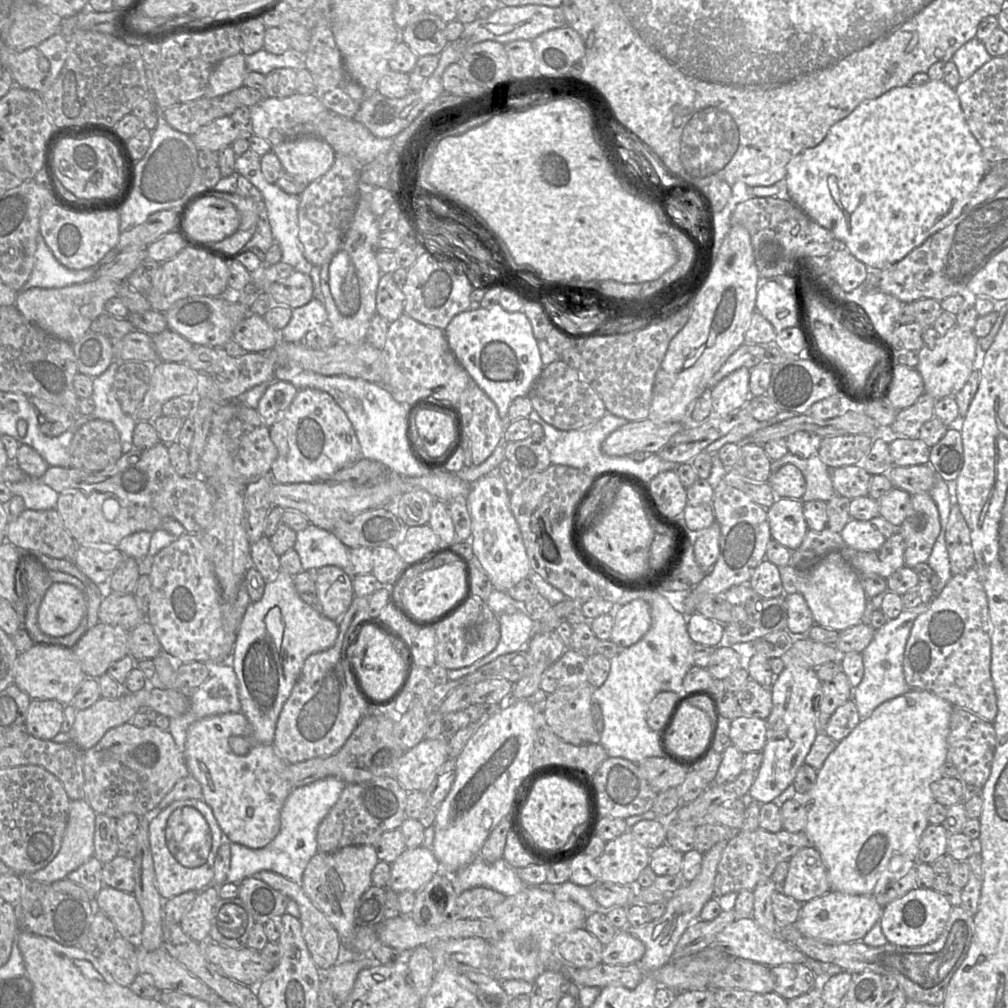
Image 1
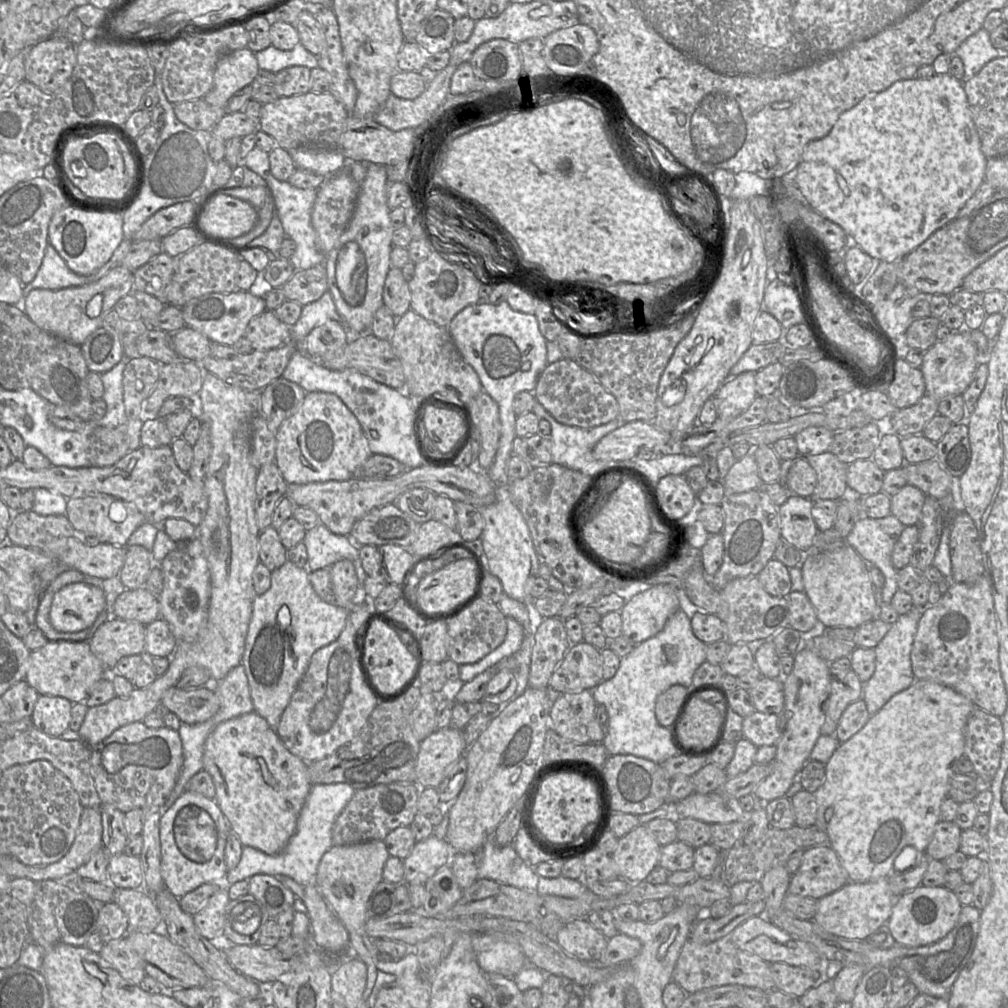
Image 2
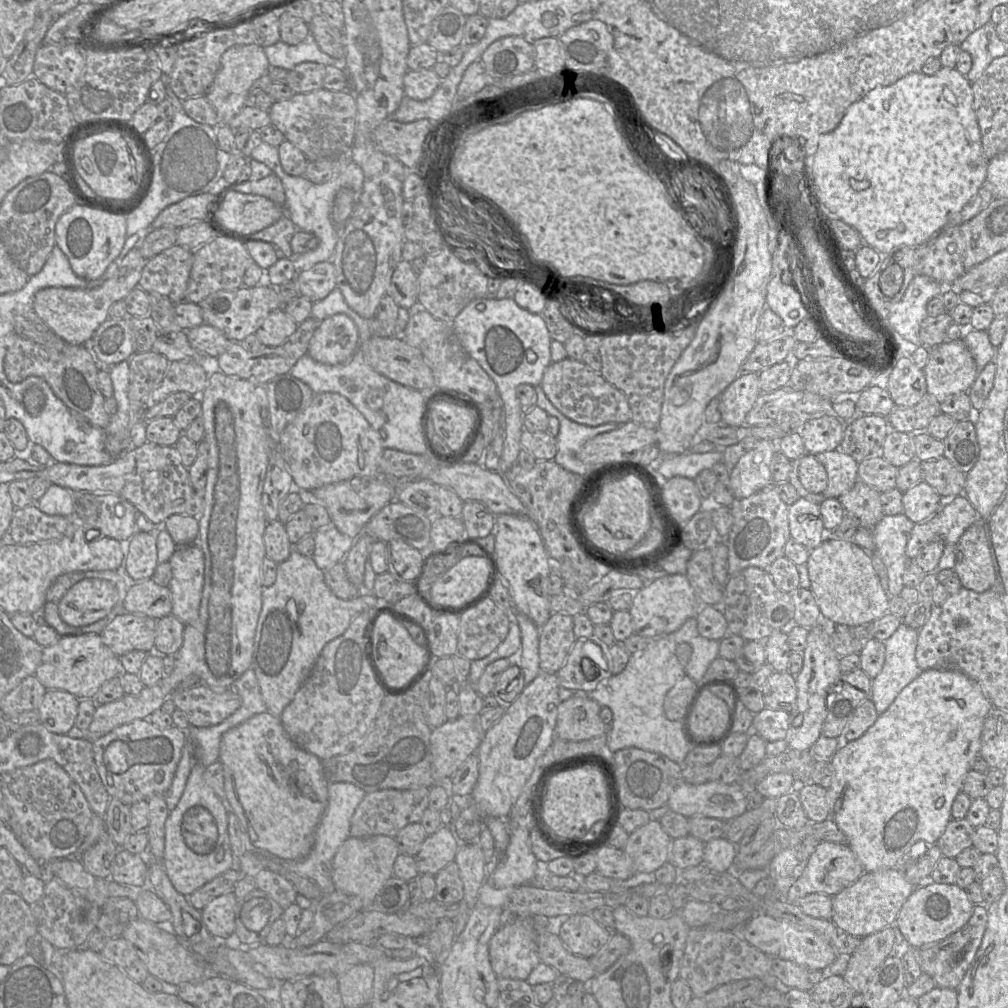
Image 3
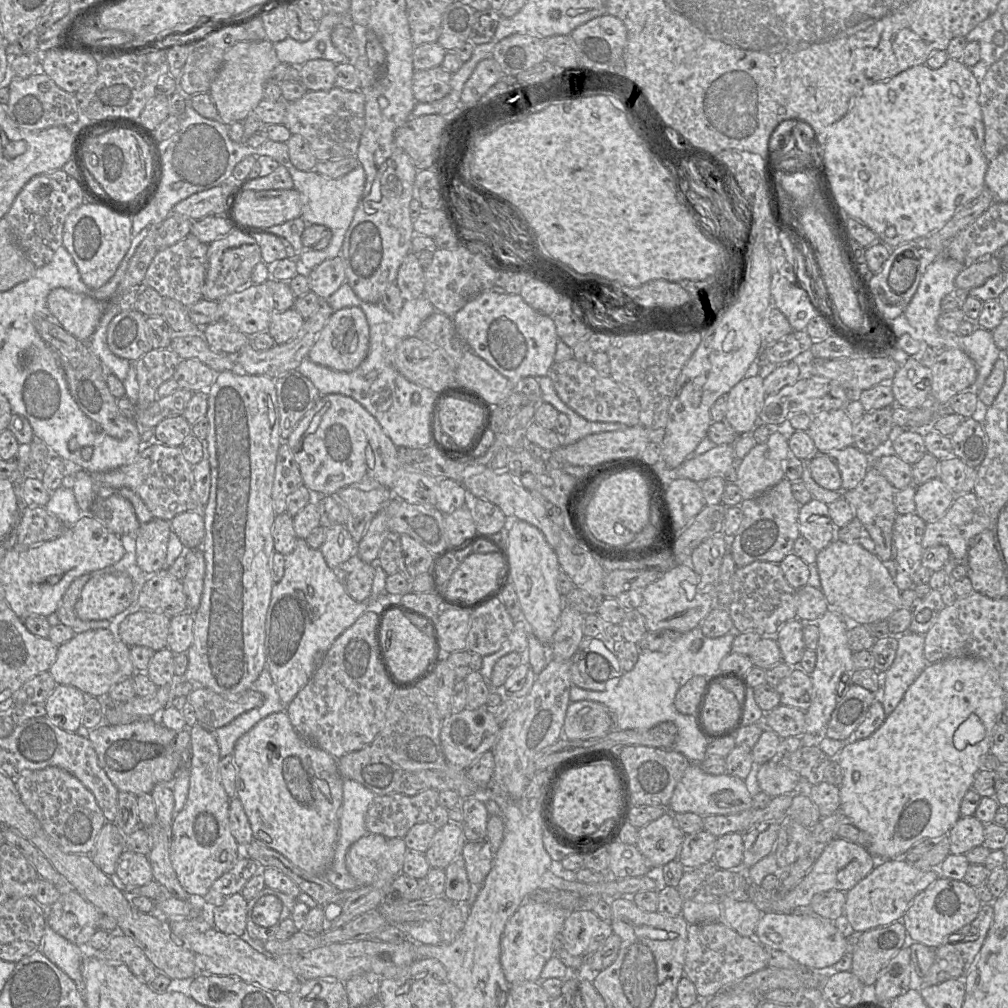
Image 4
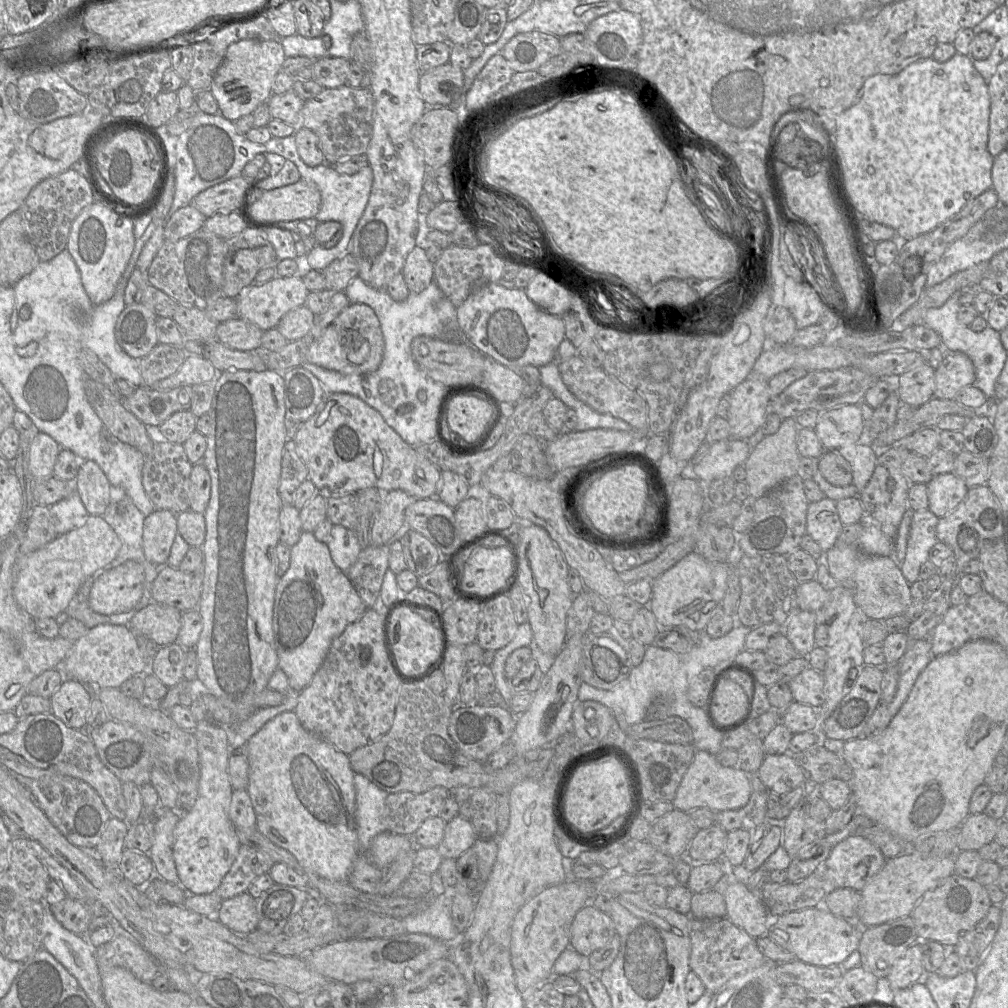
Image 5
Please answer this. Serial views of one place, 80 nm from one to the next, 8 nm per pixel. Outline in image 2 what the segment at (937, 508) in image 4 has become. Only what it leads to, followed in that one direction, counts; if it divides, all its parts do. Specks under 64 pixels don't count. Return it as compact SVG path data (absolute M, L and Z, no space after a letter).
M906 485L891 496L891 515L905 527L916 525L921 517L926 495L917 487Z

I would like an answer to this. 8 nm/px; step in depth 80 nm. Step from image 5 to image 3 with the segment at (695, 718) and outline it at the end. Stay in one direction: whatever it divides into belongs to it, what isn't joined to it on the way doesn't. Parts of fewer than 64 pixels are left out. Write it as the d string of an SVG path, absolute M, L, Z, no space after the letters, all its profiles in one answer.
M689 618L678 630L662 637L653 637L646 648L632 653L625 668L602 681L592 691L566 689L560 686L559 698L564 701L573 696L588 697L611 709L612 729L606 732L610 752L625 748L638 748L661 754L682 763L693 749L685 740L680 720L666 718L663 702L667 692L680 680L689 678L697 684L702 681L710 663L719 657L720 641L700 635L696 618Z

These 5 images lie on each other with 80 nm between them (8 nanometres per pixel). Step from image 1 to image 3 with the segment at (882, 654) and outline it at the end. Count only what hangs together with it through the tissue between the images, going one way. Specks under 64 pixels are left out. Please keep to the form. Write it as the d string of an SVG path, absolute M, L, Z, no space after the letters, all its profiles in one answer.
M904 622L884 640L885 661L881 671L872 678L870 699L878 714L883 713L900 691L922 672L915 652L919 630Z

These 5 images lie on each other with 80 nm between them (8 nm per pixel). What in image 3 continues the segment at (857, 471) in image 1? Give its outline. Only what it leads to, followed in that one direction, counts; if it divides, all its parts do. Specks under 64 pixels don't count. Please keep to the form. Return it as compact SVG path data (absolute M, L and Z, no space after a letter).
M882 456L869 457L858 464L858 481L883 493L896 488L898 469Z

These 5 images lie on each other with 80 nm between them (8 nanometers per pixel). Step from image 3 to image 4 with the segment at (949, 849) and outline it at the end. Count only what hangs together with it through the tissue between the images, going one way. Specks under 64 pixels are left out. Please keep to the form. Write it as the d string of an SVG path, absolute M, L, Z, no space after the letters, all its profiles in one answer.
M974 815L960 817L947 836L950 843L950 854L965 854L974 847L982 845L984 841L984 824Z

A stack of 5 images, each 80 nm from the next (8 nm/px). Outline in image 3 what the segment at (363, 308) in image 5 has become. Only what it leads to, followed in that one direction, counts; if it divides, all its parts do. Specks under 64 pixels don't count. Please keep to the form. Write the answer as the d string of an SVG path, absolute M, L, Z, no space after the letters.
M338 313L324 319L314 332L308 355L326 364L348 361L360 347L359 330L346 314Z

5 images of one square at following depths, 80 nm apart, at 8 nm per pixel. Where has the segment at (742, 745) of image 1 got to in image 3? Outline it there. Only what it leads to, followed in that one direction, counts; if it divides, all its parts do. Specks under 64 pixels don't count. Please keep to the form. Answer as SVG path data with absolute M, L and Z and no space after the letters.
M764 708L753 716L751 729L767 742L784 739L789 728L790 712Z

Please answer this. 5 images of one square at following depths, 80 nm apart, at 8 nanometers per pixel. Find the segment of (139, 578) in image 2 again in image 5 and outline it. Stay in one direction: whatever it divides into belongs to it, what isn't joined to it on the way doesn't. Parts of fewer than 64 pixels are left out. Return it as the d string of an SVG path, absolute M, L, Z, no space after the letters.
M155 509L145 517L142 549L148 562L162 567L167 565L172 544L178 534L177 514L170 510Z

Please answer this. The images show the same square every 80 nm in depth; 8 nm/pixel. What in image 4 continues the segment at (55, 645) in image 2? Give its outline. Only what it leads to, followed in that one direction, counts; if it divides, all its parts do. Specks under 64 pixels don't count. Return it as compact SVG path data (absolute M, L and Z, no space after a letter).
M111 628L88 630L58 645L56 660L48 672L57 684L76 687L88 697L101 699L115 684L136 673L130 658L130 647Z

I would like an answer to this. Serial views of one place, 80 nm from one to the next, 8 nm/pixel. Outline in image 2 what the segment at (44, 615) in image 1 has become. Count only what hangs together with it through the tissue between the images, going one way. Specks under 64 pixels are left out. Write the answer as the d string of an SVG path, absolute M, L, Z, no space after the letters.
M83 582L68 584L55 593L49 621L59 632L78 632L91 626L105 606L101 588Z

